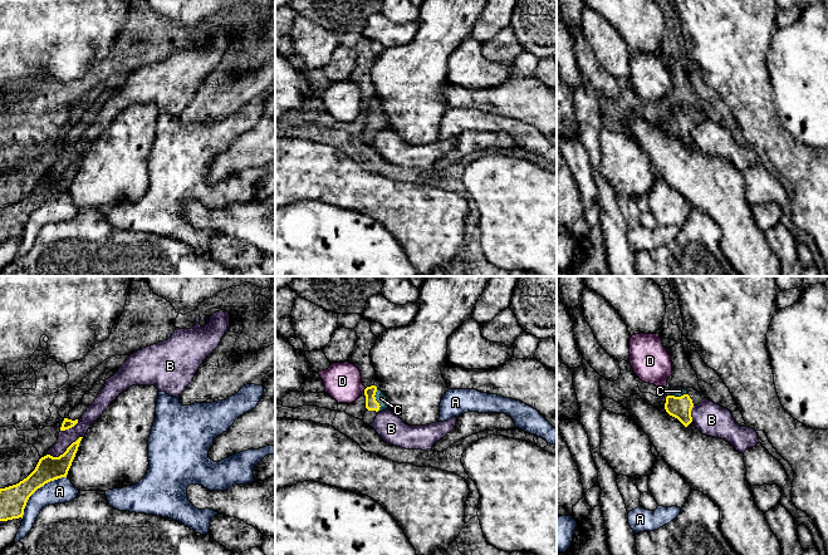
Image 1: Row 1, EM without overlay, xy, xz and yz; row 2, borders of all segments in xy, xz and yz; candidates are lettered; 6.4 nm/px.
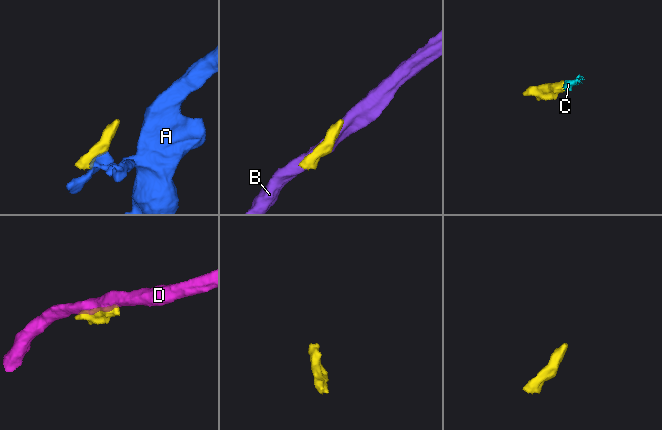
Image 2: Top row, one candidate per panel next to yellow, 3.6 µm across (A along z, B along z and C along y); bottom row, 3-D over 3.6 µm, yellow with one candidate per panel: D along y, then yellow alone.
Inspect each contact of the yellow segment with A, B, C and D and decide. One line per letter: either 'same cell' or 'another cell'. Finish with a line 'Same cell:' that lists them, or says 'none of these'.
A: another cell
B: another cell
C: same cell
D: another cell
Same cell: C

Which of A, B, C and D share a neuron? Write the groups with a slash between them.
A / B / C / D

